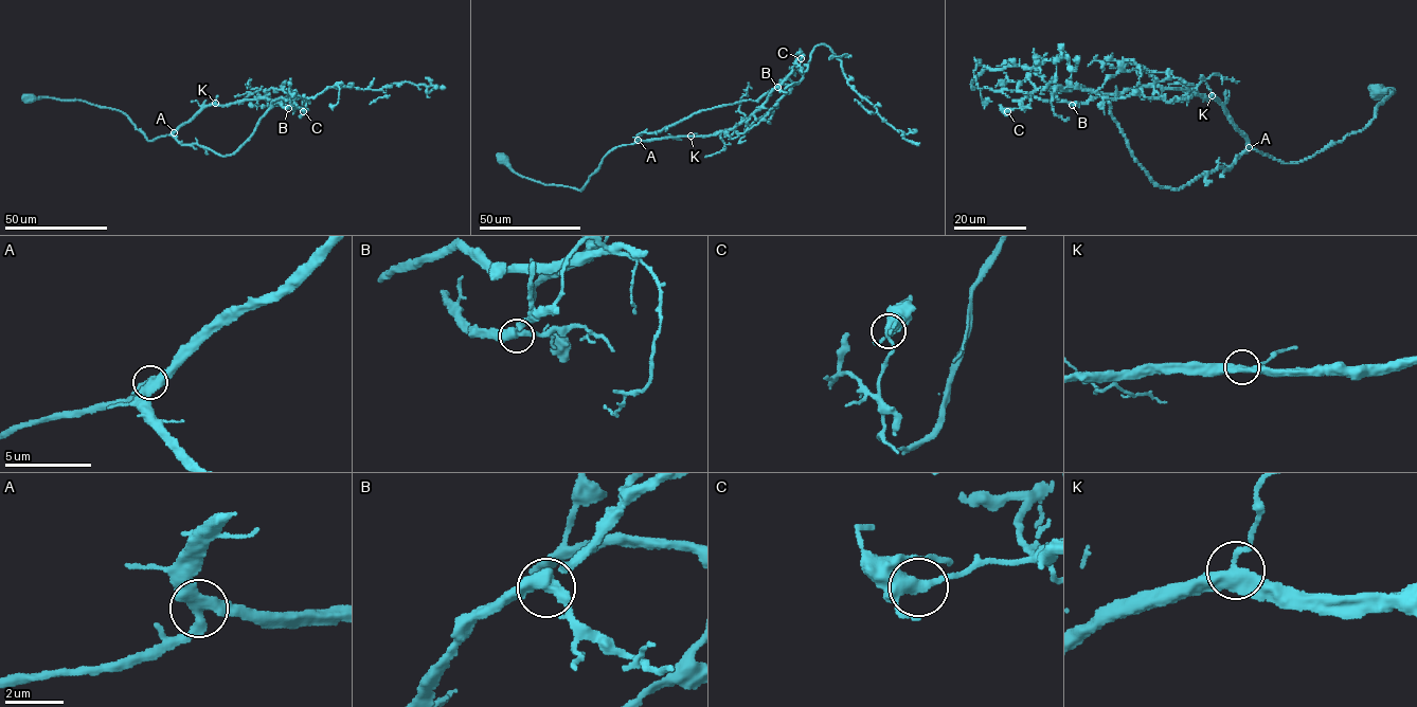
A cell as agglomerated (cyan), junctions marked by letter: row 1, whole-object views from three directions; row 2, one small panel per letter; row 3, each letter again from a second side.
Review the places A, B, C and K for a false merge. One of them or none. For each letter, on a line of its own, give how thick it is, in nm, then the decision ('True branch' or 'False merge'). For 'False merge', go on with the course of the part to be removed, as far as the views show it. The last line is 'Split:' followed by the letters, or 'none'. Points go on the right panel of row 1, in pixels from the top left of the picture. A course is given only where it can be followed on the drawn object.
A: Thickness 400 nm. True branch
B: Thickness 380 nm. True branch
C: Thickness 360 nm. True branch
K: Thickness 360 nm. True branch
Split: none

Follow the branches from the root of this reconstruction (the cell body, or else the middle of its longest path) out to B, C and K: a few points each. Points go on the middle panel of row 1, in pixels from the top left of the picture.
B: (503, 159), (523, 177), (581, 189), (616, 147), (639, 140), (705, 136), (733, 129), (777, 87)
C: (503, 159), (523, 177), (581, 189), (605, 157), (617, 147), (733, 129), (758, 109), (801, 58)
K: (503, 159), (523, 177), (546, 185), (581, 189), (605, 157), (616, 147), (639, 140), (691, 136)

